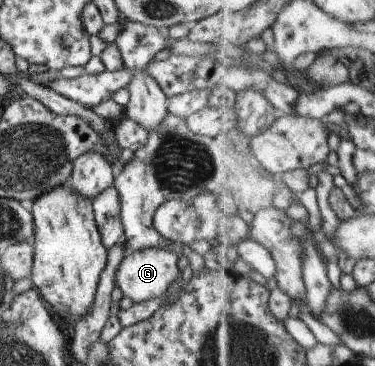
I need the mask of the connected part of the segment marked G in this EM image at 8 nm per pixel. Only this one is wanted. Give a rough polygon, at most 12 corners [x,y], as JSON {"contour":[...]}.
{"contour":[[166,248],[126,255],[116,286],[132,302],[162,296],[178,278]]}

